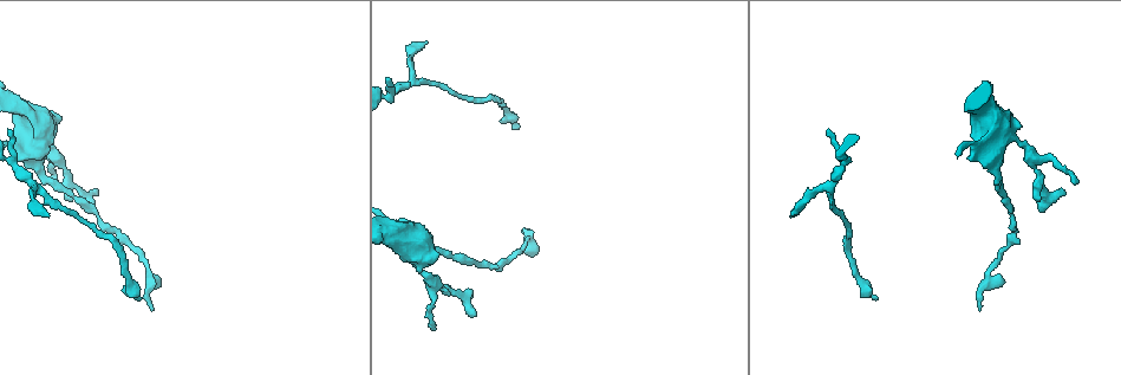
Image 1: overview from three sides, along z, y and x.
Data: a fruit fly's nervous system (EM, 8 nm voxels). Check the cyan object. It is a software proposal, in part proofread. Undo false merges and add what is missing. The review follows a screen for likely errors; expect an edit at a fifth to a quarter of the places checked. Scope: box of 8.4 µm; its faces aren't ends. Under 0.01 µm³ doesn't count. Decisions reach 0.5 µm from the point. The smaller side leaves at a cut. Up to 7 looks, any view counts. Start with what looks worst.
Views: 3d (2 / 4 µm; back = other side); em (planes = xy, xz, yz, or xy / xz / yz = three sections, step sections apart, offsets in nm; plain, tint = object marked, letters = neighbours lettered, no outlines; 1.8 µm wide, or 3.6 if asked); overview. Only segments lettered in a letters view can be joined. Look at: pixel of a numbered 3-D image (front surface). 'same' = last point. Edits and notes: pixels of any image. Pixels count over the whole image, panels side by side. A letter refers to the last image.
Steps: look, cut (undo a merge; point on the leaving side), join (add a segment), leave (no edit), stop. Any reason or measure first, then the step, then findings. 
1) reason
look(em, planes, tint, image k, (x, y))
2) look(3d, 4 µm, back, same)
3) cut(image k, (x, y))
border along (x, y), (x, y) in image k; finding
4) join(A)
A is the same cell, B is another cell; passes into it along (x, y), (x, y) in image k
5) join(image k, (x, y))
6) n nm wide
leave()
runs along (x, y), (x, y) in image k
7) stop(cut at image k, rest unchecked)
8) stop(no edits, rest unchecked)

narrows sharply
look(3d, 4 µm, image 1, (987, 144))

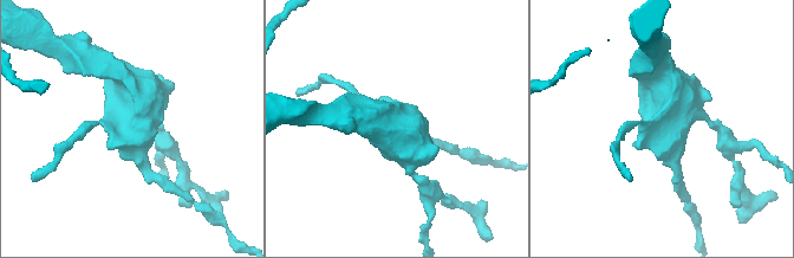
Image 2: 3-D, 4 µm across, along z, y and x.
shape alone is not enough
look(em, planes, letters, image 2, (659, 122))

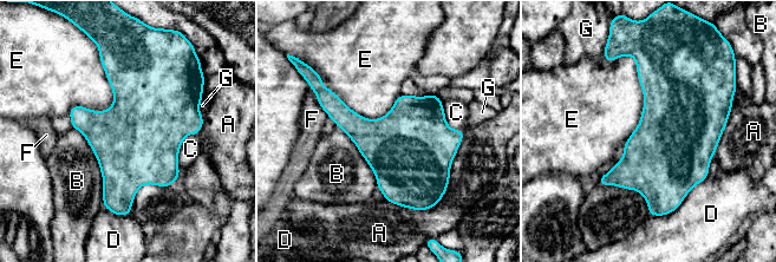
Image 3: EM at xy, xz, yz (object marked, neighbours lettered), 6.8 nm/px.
leave()
A, B, C, D, E, F and G are other cells; border along (99, 54), (112, 104), (67, 112) in image 3; all the same cell

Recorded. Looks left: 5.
thin end
look(3d, 4 µm, image 1, (792, 217))

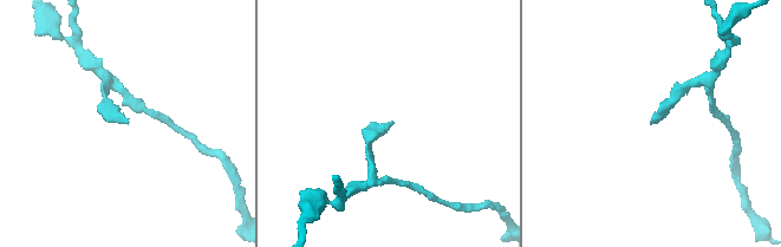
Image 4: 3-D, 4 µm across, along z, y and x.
shape alone is not enough
look(em, planes, letters, image 4, (125, 121))

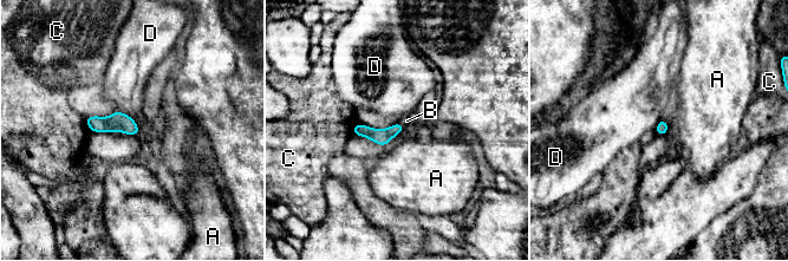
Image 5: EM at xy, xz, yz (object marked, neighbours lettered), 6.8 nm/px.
join(image 5, (406, 121))
B is the same cell, A, C and D are other cells; passes into it along (379, 136), (402, 123), (406, 121) in image 5; it goes on there

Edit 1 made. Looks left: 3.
stop(join at image 5, rest unchecked)

